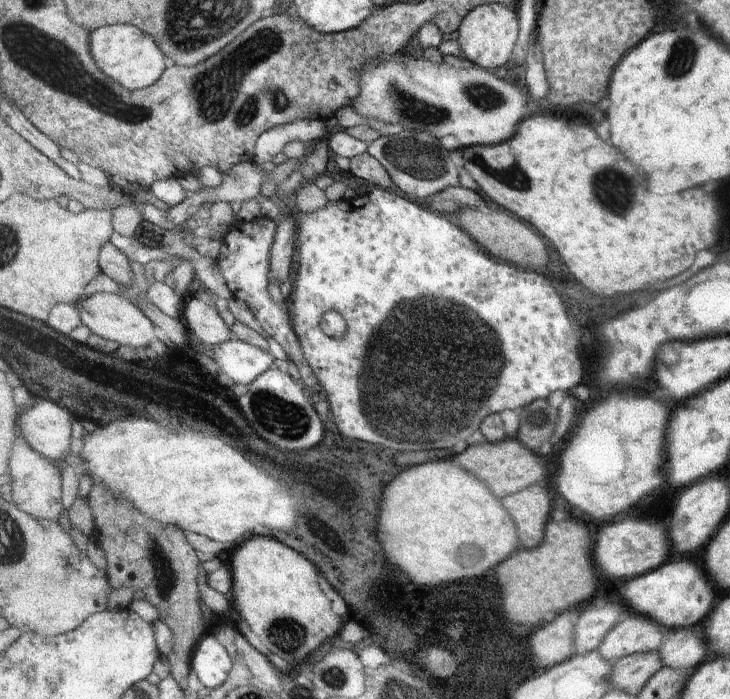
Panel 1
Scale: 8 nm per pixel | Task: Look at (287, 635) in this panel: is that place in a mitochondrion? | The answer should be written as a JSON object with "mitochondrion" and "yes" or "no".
{"mitochondrion":"yes"}

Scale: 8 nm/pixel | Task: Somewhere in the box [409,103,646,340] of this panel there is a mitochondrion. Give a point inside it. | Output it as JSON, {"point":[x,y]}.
{"point":[612,189]}

